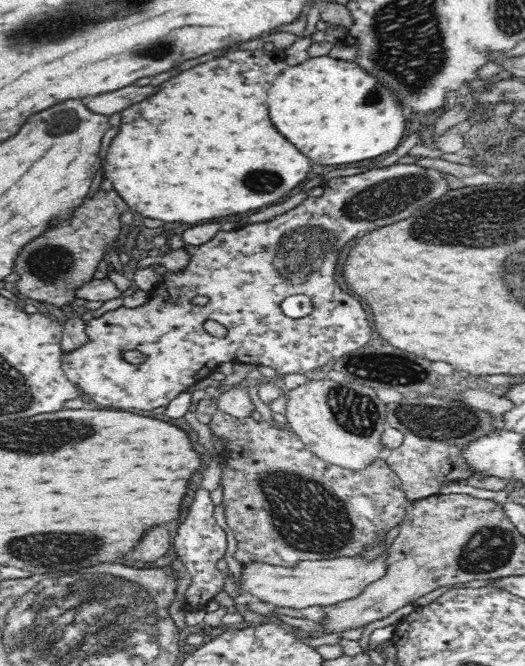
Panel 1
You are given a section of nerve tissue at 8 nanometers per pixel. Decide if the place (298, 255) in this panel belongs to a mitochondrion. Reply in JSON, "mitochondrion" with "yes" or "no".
{"mitochondrion":"yes"}

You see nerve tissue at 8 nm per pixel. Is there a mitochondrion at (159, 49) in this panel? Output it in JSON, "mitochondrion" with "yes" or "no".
{"mitochondrion":"yes"}

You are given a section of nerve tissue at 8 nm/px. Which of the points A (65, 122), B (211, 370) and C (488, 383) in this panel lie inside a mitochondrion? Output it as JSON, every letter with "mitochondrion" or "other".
{"A":"mitochondrion","B":"other","C":"other"}

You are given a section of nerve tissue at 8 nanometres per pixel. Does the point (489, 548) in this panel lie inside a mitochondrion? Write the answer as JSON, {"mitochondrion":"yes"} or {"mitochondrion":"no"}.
{"mitochondrion":"yes"}

